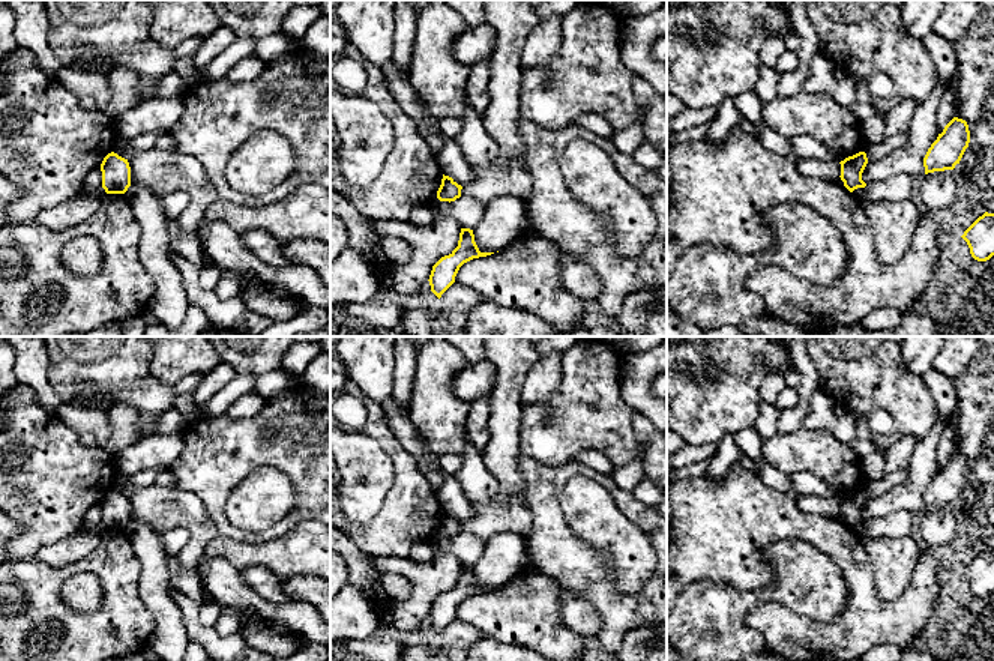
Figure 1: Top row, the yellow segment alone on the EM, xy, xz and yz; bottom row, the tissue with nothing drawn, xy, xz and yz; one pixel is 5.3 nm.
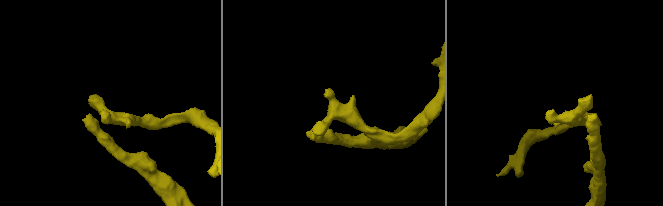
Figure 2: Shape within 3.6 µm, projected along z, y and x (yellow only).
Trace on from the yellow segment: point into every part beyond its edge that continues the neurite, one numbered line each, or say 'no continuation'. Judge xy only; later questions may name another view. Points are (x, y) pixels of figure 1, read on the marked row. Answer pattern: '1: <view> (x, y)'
no continuation

